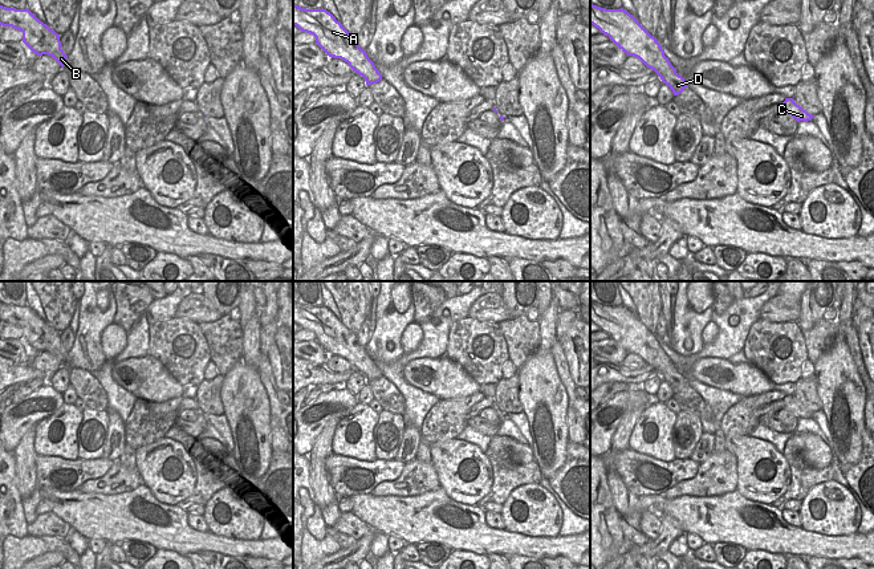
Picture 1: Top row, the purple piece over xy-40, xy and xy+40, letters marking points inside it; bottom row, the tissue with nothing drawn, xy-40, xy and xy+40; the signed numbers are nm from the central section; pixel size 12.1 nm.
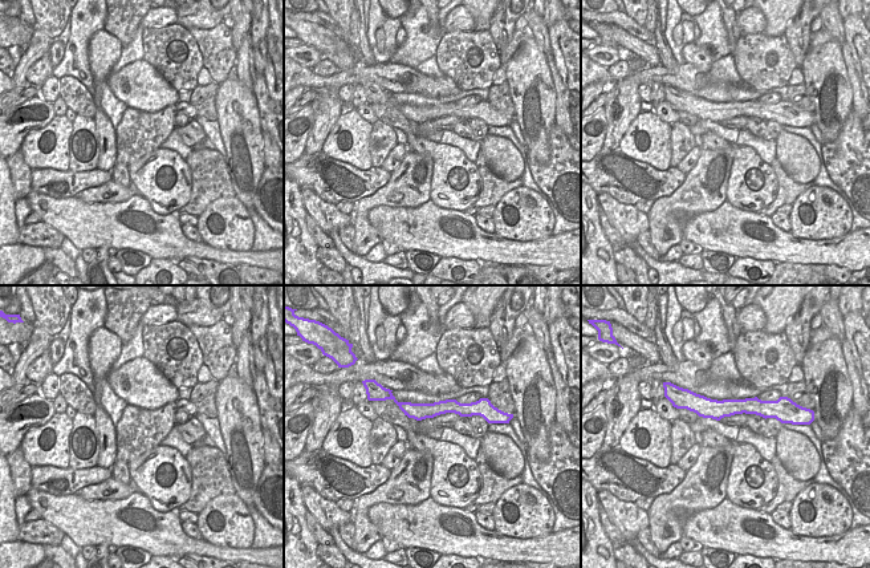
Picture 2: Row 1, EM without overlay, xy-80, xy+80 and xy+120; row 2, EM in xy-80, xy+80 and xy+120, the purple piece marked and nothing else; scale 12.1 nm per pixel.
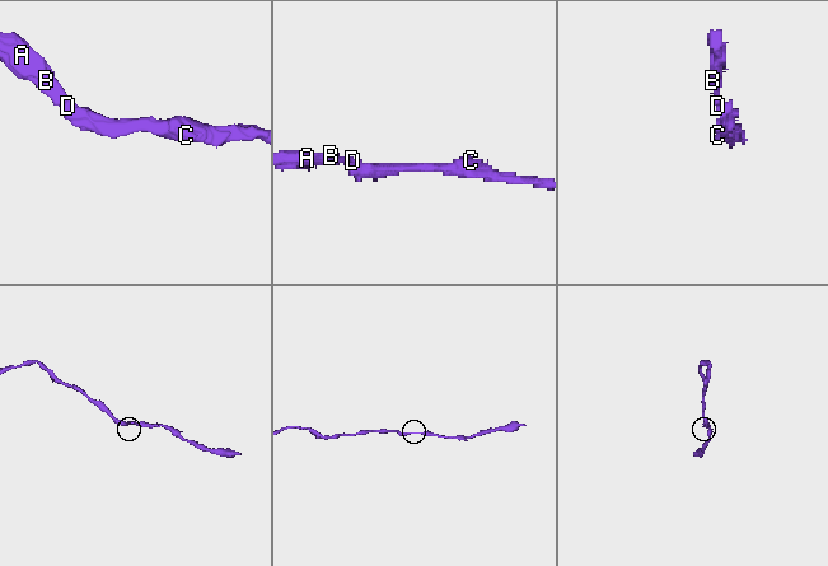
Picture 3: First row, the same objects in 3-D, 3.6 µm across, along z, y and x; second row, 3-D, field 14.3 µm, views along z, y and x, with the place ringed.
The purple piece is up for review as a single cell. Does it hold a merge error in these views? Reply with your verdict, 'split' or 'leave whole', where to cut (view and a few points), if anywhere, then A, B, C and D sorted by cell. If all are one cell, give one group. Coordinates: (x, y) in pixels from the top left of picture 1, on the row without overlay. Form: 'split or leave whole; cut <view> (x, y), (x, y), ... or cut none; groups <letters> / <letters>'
leave whole; cut none; groups A B C D

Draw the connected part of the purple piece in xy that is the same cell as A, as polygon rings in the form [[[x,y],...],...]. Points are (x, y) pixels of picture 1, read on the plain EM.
[[[293,301],[293,322],[302,329],[313,332],[316,334],[316,341],[329,354],[341,355],[347,359],[353,369],[365,375],[366,382],[377,381],[382,377],[382,371],[375,365],[374,359],[367,354],[366,348],[359,345],[357,334],[347,329],[326,306],[306,306]]]

